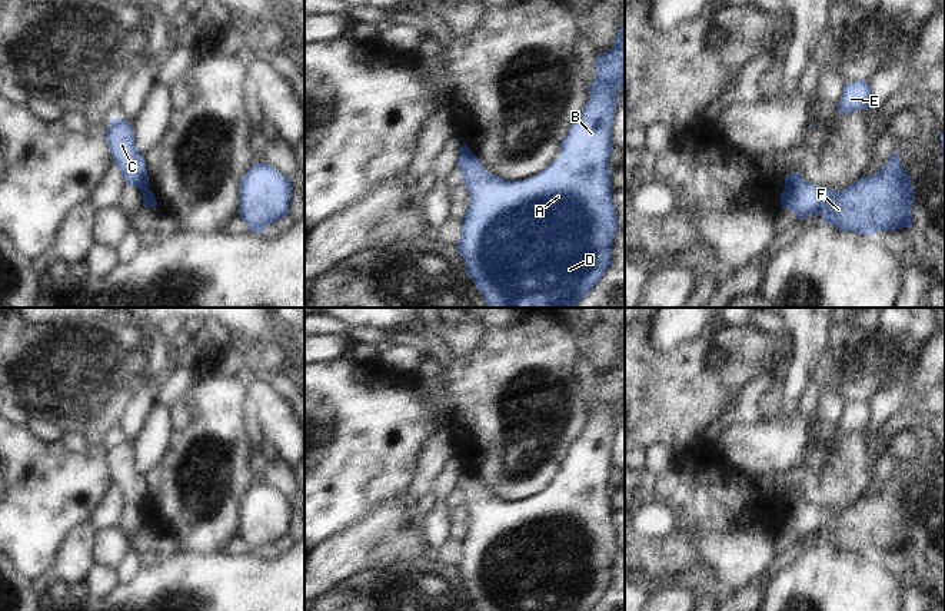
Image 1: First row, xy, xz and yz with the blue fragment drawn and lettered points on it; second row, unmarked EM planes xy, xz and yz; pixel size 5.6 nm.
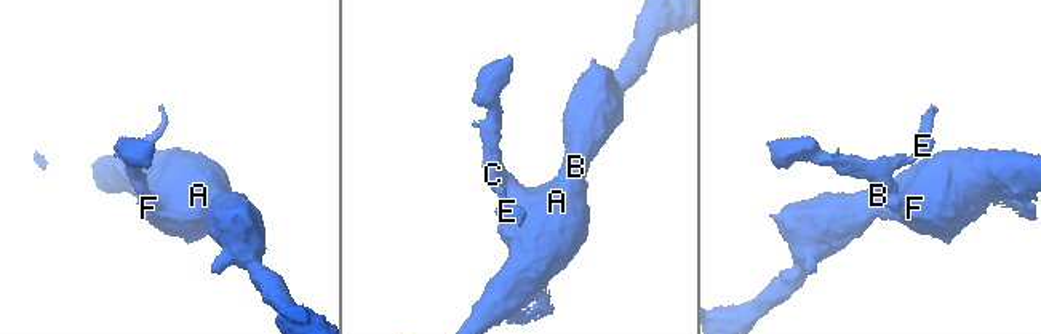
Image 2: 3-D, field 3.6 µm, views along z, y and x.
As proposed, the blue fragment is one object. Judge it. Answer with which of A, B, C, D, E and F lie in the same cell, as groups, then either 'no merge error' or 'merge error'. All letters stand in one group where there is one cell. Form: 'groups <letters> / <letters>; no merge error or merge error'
groups A B D F / C E; merge error

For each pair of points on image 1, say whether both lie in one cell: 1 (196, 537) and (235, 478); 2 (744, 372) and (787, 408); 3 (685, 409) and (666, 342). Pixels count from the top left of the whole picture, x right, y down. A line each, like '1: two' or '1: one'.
1: one
2: two
3: two

